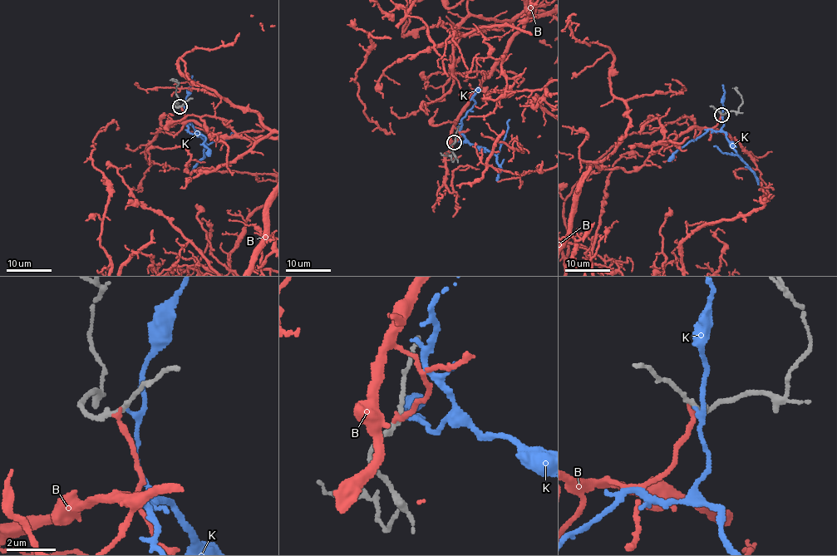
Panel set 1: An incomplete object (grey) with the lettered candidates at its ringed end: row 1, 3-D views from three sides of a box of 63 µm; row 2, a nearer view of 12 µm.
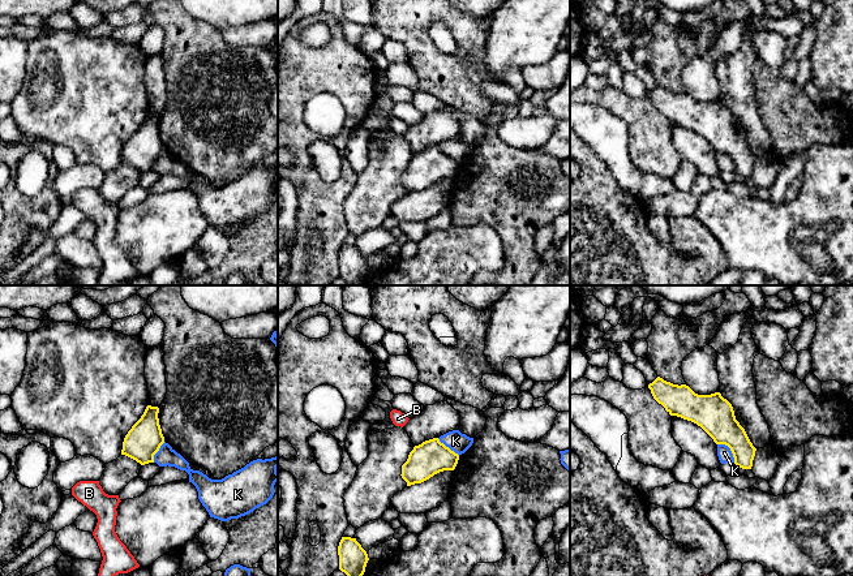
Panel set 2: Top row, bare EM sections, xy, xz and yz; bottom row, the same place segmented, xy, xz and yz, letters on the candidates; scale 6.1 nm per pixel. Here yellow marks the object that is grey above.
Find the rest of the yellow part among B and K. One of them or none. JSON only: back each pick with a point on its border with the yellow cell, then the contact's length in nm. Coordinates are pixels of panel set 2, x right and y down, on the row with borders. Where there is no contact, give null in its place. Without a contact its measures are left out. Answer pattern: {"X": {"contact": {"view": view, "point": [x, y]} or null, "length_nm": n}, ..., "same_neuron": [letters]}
{"B": {"contact": null}, "same_neuron": ["B"]}

